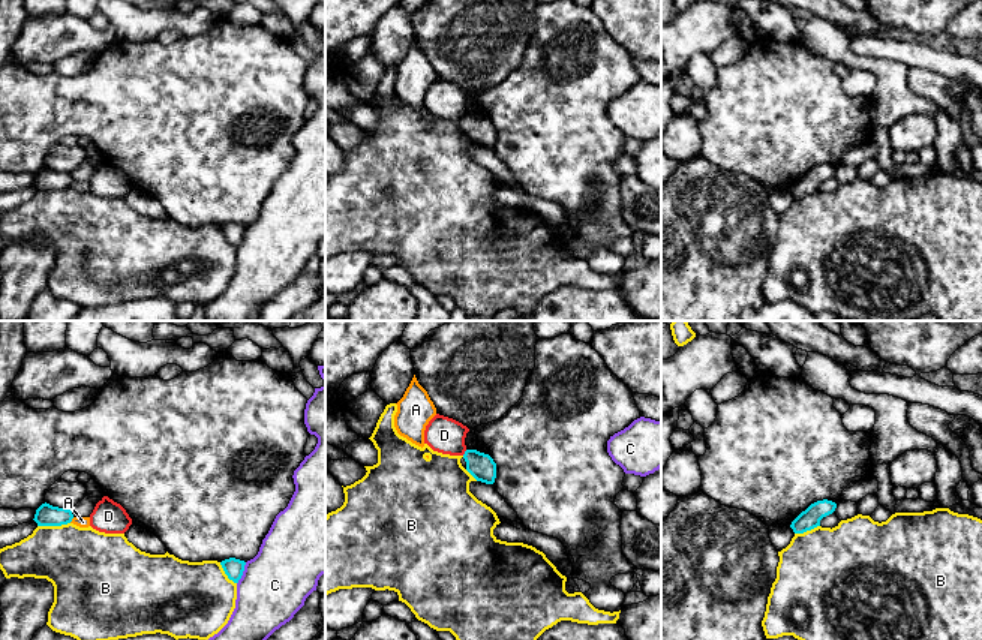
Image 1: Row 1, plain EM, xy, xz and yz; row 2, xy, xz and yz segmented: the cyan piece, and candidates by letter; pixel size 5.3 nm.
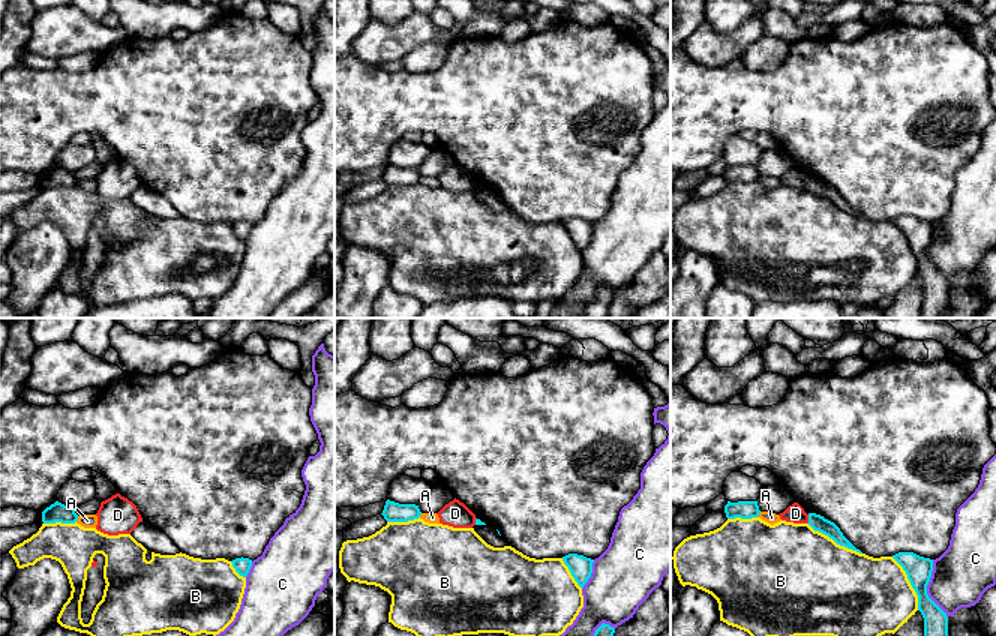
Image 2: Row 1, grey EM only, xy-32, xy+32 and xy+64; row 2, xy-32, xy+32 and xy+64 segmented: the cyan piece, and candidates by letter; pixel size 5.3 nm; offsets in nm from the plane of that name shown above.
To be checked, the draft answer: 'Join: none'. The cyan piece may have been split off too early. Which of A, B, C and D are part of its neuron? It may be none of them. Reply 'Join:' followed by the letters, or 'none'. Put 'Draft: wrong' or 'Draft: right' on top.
Draft: right
Join: none

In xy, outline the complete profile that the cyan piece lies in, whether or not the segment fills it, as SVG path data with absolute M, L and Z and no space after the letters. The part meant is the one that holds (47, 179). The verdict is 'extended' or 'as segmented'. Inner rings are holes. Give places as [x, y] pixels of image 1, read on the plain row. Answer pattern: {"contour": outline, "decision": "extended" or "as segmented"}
{"contour": "M42 168L34 178L34 186L37 190L61 190L70 187L73 178L70 174L52 171L49 168Z", "decision": "as segmented"}

